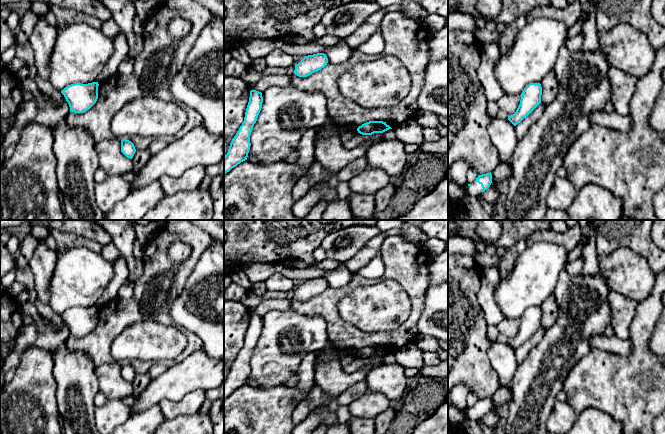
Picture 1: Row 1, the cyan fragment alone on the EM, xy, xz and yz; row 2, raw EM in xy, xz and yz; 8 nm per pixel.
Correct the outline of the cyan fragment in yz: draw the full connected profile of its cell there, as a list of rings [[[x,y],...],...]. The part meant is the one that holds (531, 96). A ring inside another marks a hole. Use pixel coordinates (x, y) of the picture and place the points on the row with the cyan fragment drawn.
[[[530,83],[521,93],[520,104],[508,120],[516,126],[541,103],[542,87],[540,83]]]

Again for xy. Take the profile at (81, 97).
[[[98,82],[88,84],[75,83],[65,87],[61,93],[68,102],[70,111],[84,113],[96,103],[98,86]]]

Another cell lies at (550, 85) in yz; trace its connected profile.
[[[552,72],[540,84],[542,87],[541,103],[548,105],[555,99],[558,93],[559,83],[557,77]]]

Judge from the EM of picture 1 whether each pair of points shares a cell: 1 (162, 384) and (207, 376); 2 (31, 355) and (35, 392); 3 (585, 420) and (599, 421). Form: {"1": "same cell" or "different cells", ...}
{"1": "same cell", "2": "same cell", "3": "same cell"}

